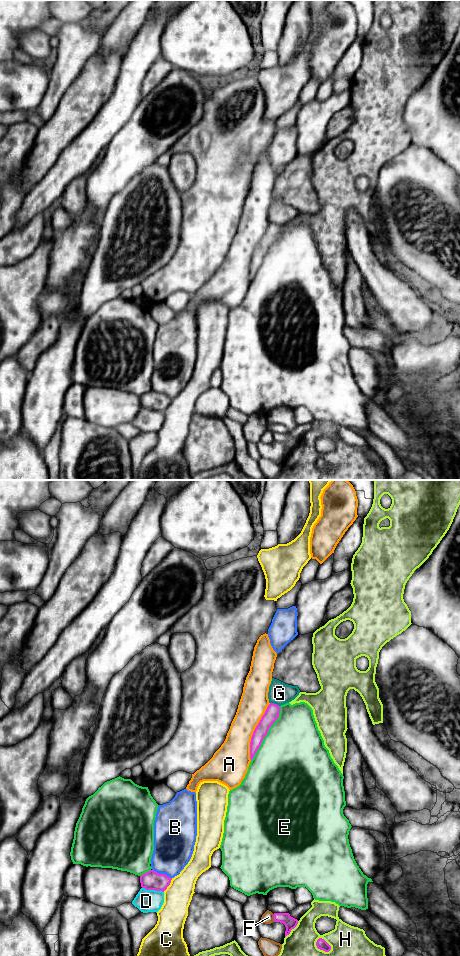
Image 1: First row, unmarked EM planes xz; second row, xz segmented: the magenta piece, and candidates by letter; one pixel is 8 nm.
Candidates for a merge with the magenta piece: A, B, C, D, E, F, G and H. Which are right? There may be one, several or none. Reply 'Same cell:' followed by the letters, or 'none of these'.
Same cell: G

